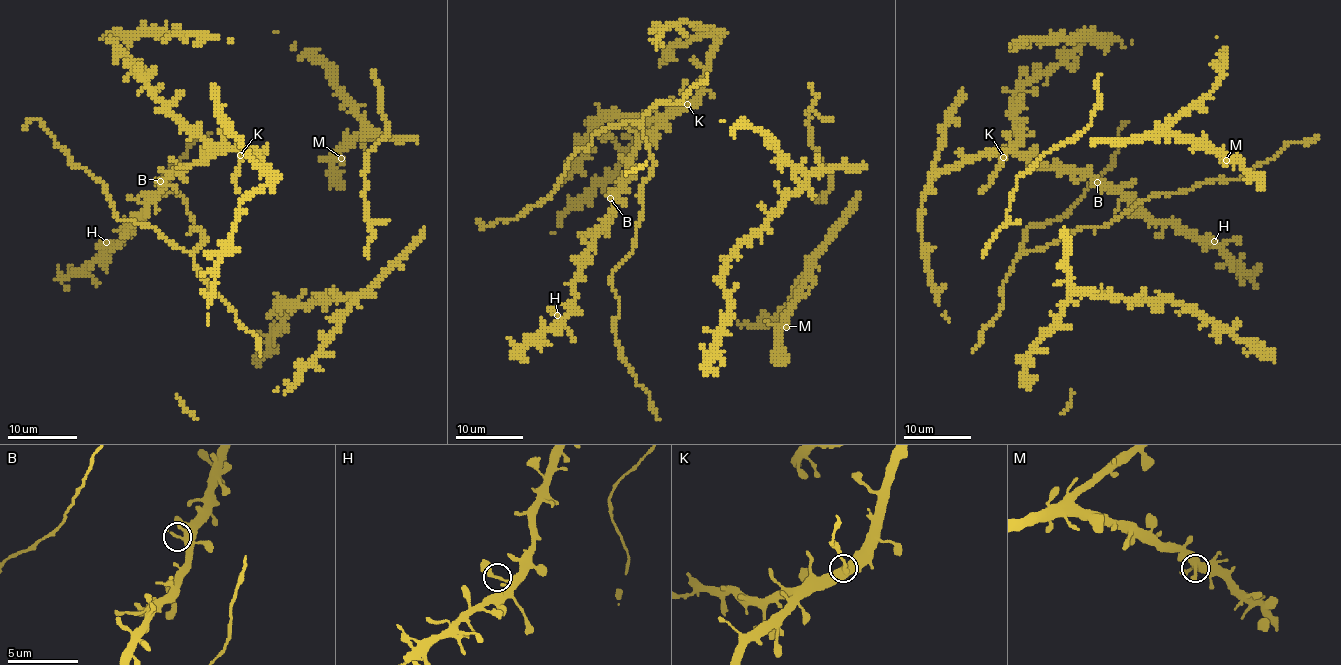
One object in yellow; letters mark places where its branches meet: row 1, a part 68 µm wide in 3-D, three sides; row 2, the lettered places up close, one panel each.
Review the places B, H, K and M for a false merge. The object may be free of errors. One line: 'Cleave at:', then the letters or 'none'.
Cleave at: K

